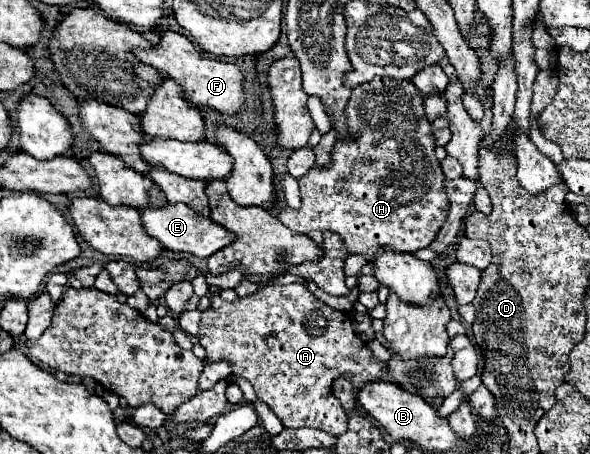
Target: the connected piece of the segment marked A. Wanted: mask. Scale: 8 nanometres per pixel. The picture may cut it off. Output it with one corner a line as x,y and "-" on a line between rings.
269,283
257,293
235,299
231,303
223,301
219,295
211,297
211,307
201,313
201,329
197,335
201,347
205,349
205,363
227,361
233,367
235,377
247,379
259,401
267,403
271,411
281,419
289,429
311,427
321,429
329,435
341,435
347,431
347,415
331,393
333,379
347,375
355,387
365,385
367,381
379,381
385,373
385,365
375,361
367,343
355,333
353,319
347,313
331,309
319,301
307,287
301,283
279,285

